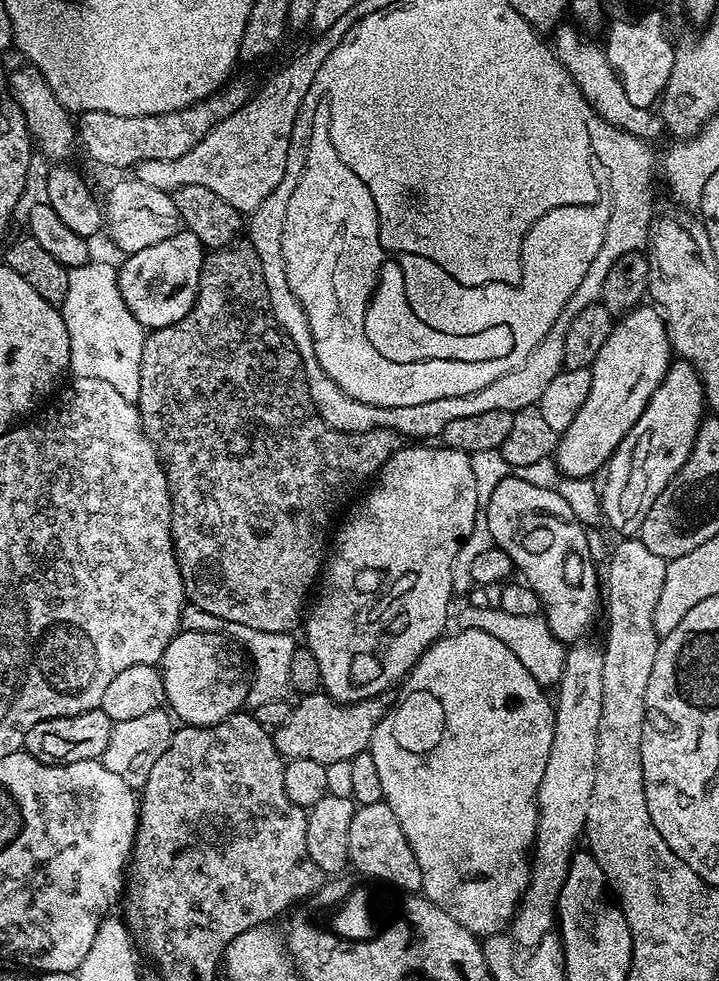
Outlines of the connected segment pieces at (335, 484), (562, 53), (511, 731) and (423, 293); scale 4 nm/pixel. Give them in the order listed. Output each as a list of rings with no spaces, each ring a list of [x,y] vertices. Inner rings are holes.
[[[247,242],[211,249],[204,257],[198,294],[190,314],[165,328],[153,328],[145,335],[138,407],[144,432],[155,446],[160,463],[164,465],[172,507],[172,549],[176,552],[178,570],[182,574],[184,595],[190,601],[191,607],[193,604],[206,615],[217,616],[228,624],[241,624],[244,630],[292,632],[295,624],[299,620],[301,623],[305,615],[304,599],[307,598],[308,591],[317,587],[326,559],[326,549],[330,544],[330,529],[333,527],[332,519],[335,518],[336,511],[343,506],[351,488],[358,487],[367,476],[368,479],[375,477],[380,467],[401,448],[402,438],[389,428],[375,428],[369,432],[339,432],[331,428],[318,414],[310,398],[310,386],[306,386],[302,358],[272,317],[266,278],[262,278],[262,262],[258,259],[254,246]]]
[[[560,26],[555,29],[556,48],[554,44],[554,55],[560,61],[561,68],[565,68],[570,78],[578,86],[578,90],[586,98],[586,102],[606,122],[612,123],[614,127],[623,128],[625,131],[635,134],[644,134],[647,130],[649,113],[642,109],[636,109],[627,101],[624,93],[623,82],[613,71],[610,62],[605,56],[605,49],[587,40],[585,33],[579,27],[564,28]]]
[[[464,628],[459,630],[451,636],[445,634],[439,640],[435,640],[431,646],[424,649],[424,653],[418,658],[416,665],[412,667],[412,671],[408,673],[406,679],[403,681],[404,693],[399,697],[395,697],[394,703],[389,708],[387,714],[378,722],[378,726],[372,735],[372,742],[370,751],[374,758],[374,767],[378,770],[378,782],[382,782],[382,794],[384,795],[383,803],[390,806],[390,810],[394,810],[394,818],[398,818],[398,826],[402,826],[402,834],[406,834],[406,838],[410,842],[410,846],[414,850],[414,858],[420,867],[422,874],[422,892],[423,895],[432,904],[438,905],[442,910],[446,910],[446,914],[450,914],[450,918],[454,918],[462,925],[463,928],[469,928],[473,934],[480,938],[487,938],[493,934],[499,933],[500,928],[509,923],[510,917],[515,913],[522,895],[519,887],[512,888],[512,879],[515,876],[523,877],[526,872],[526,853],[529,851],[530,845],[536,838],[536,795],[538,788],[542,782],[542,774],[546,774],[546,758],[550,758],[550,746],[554,742],[554,722],[556,721],[556,714],[554,711],[553,701],[549,694],[541,684],[538,683],[534,674],[530,674],[530,670],[526,670],[526,666],[522,666],[522,662],[518,662],[518,658],[514,658],[514,654],[510,650],[506,650],[506,646],[502,646],[502,642],[498,642],[498,638],[493,638],[490,634],[482,634],[482,630],[474,630],[473,628]]]
[[[321,102],[318,110],[314,110],[314,126],[310,134],[310,142],[308,143],[308,153],[306,154],[306,164],[302,170],[302,174],[298,178],[298,186],[294,186],[294,192],[290,194],[290,198],[286,202],[286,220],[282,222],[282,262],[286,268],[286,282],[290,284],[290,290],[294,294],[294,298],[298,300],[304,313],[306,314],[306,322],[310,326],[310,334],[314,342],[314,354],[318,358],[318,366],[322,366],[322,370],[326,370],[328,377],[341,388],[350,398],[354,398],[358,402],[366,402],[370,406],[418,406],[418,402],[434,402],[434,398],[448,398],[449,396],[465,396],[466,394],[474,394],[478,390],[482,390],[482,386],[490,386],[490,382],[494,382],[498,378],[502,378],[502,374],[506,374],[510,370],[514,370],[520,364],[524,363],[524,359],[534,351],[538,346],[538,342],[542,342],[542,338],[546,336],[548,331],[552,329],[554,322],[558,317],[565,315],[566,309],[571,305],[574,290],[578,290],[578,286],[582,282],[582,278],[586,276],[590,268],[590,262],[594,262],[594,258],[598,252],[598,246],[602,246],[602,238],[604,237],[604,225],[606,223],[606,208],[603,203],[583,204],[582,206],[558,206],[554,210],[550,210],[550,214],[542,214],[542,218],[538,218],[538,222],[534,222],[534,226],[530,226],[528,232],[523,233],[522,239],[518,244],[518,259],[520,261],[520,278],[518,286],[511,284],[477,284],[469,282],[463,284],[460,280],[455,280],[451,276],[449,269],[442,264],[430,262],[430,258],[422,258],[414,254],[390,254],[387,248],[382,246],[382,242],[376,244],[380,239],[380,215],[376,209],[374,198],[370,198],[370,190],[366,190],[366,182],[362,182],[362,178],[358,178],[358,174],[354,174],[354,170],[350,170],[350,166],[346,166],[346,162],[342,162],[342,158],[338,158],[338,150],[334,150],[334,142],[330,142],[330,134],[328,133],[328,123],[330,122],[330,106],[327,102]],[[372,314],[378,314],[378,326],[372,328],[372,324],[368,320],[372,320]]]

